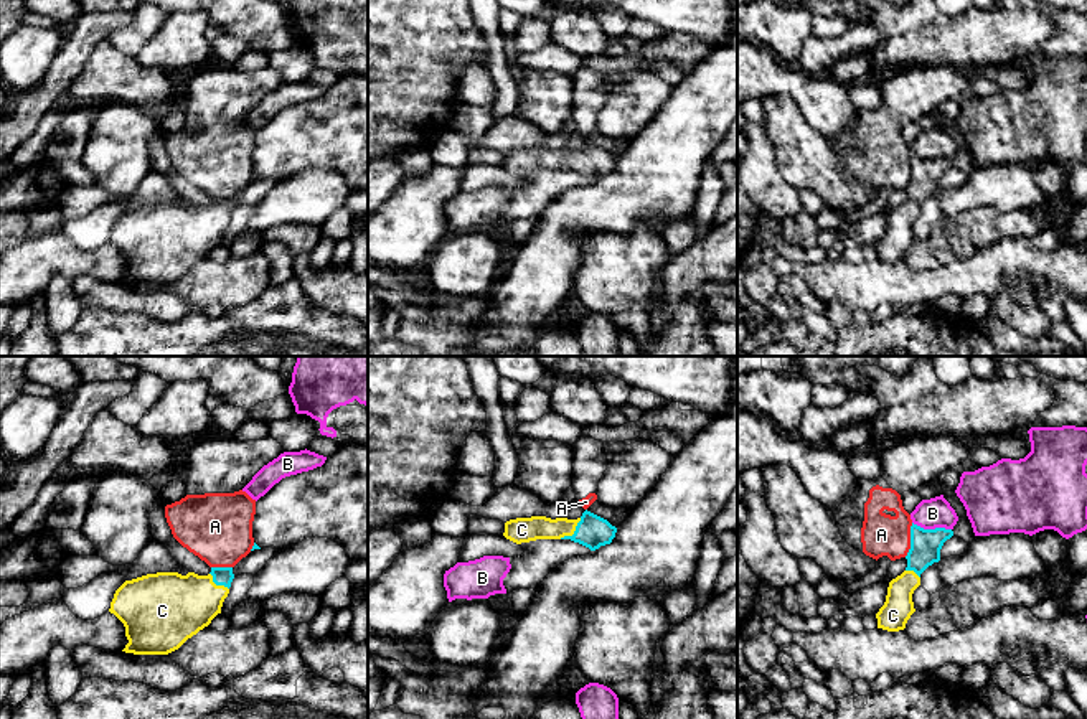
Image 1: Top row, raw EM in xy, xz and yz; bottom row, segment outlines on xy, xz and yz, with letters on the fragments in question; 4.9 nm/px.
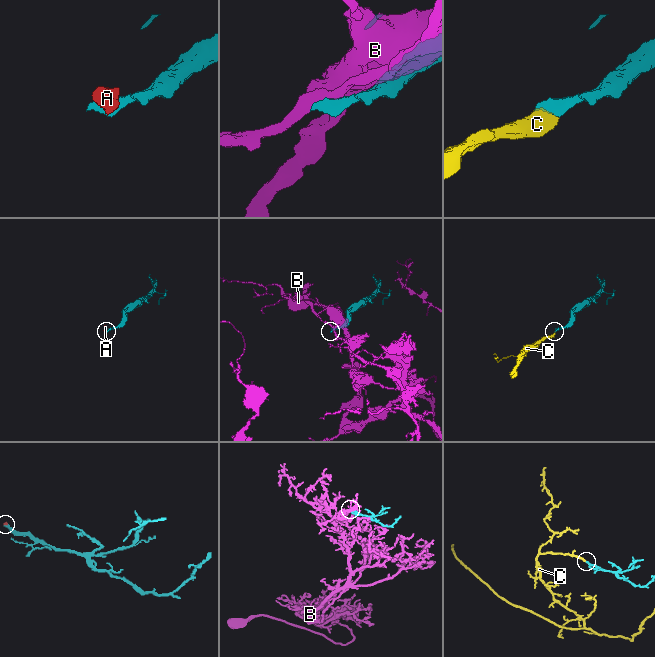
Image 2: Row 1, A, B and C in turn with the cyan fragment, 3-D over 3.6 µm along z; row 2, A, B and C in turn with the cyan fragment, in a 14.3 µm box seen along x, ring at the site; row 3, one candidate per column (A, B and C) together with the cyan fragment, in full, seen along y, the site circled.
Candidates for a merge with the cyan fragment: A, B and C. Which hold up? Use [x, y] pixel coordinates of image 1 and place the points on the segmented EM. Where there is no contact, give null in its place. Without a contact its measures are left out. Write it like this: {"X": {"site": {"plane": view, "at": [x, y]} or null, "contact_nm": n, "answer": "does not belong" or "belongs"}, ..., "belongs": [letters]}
{"A": {"site": {"plane": "yz", "at": [911, 540]}, "contact_nm": 170, "answer": "does not belong"}, "B": {"site": {"plane": "yz", "at": [932, 530]}, "contact_nm": 200, "answer": "does not belong"}, "C": {"site": {"plane": "xz", "at": [574, 533]}, "contact_nm": 150, "answer": "belongs"}, "belongs": ["C"]}

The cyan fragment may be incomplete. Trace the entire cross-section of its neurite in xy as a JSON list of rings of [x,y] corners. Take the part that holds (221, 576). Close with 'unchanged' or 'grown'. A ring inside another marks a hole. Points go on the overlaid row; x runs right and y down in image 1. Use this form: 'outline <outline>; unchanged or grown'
outline [[[211,567],[208,576],[157,572],[125,580],[114,594],[109,612],[125,627],[129,643],[122,651],[134,655],[168,655],[208,627],[221,613],[234,579],[233,567]]]; grown

